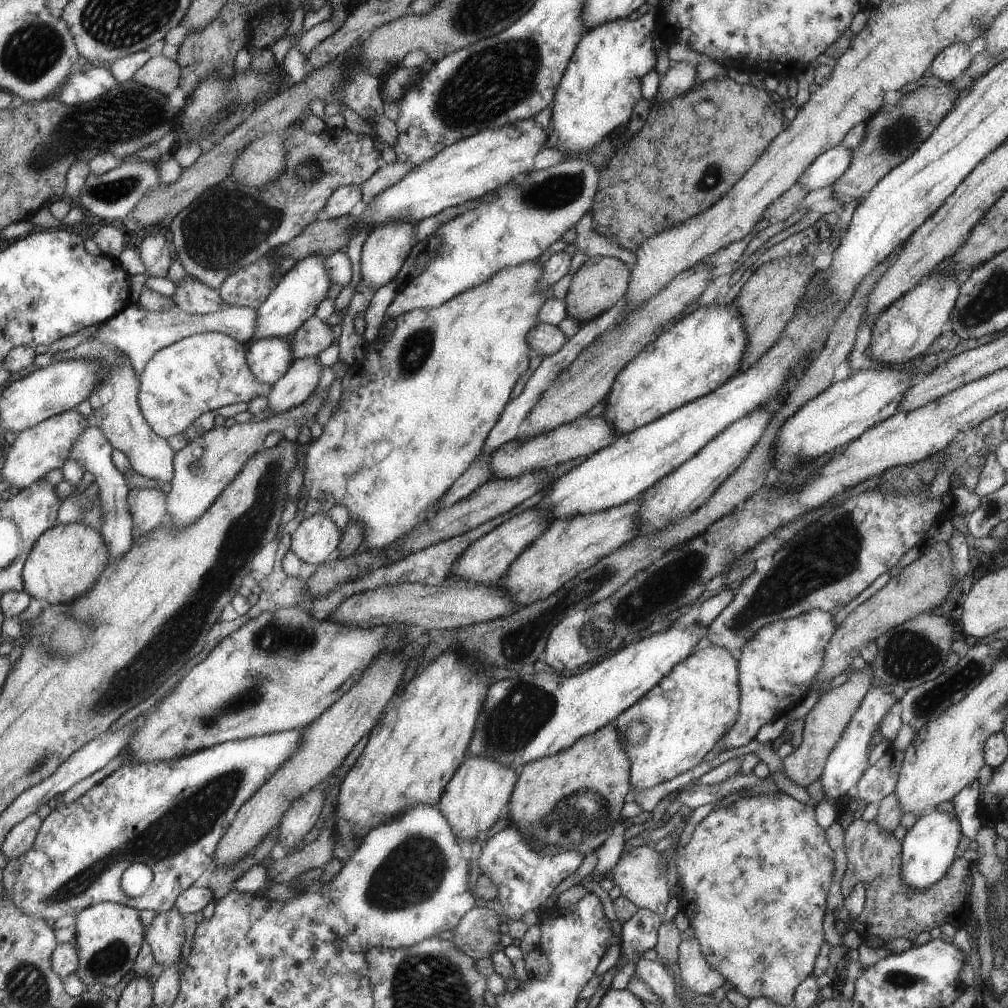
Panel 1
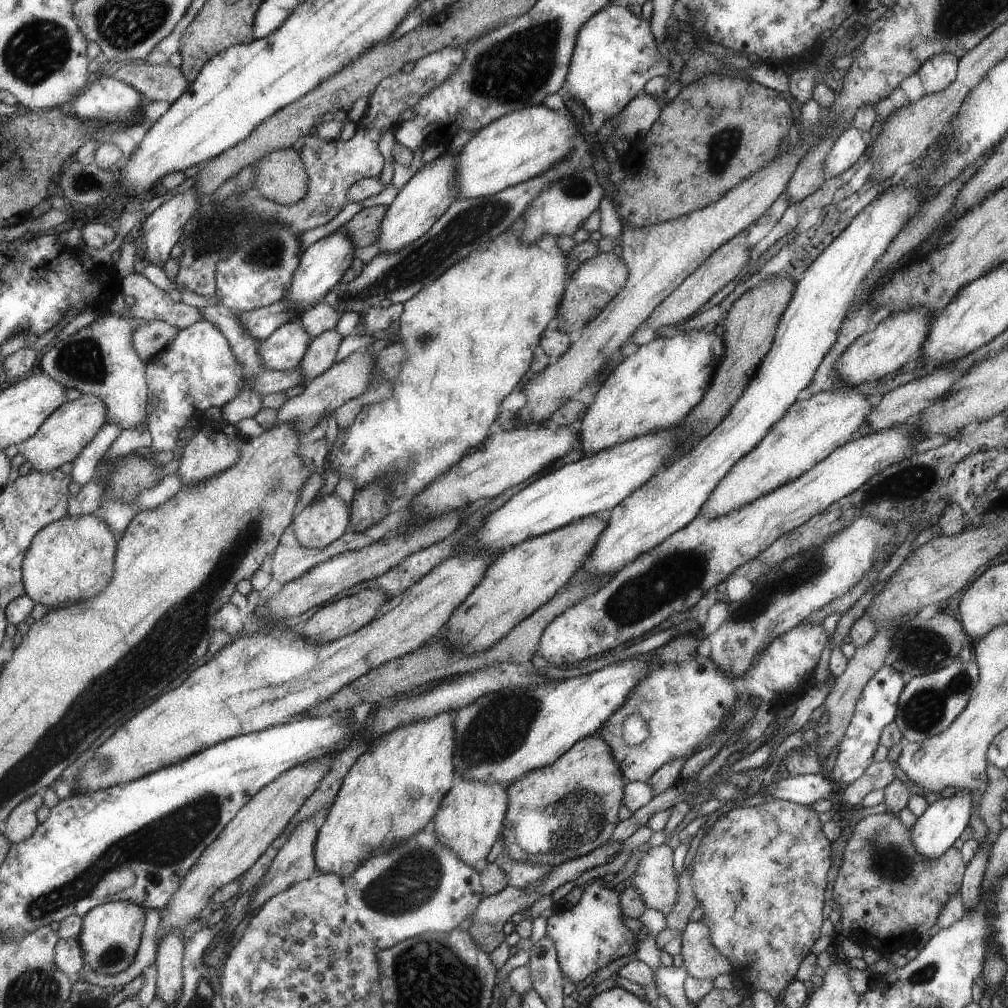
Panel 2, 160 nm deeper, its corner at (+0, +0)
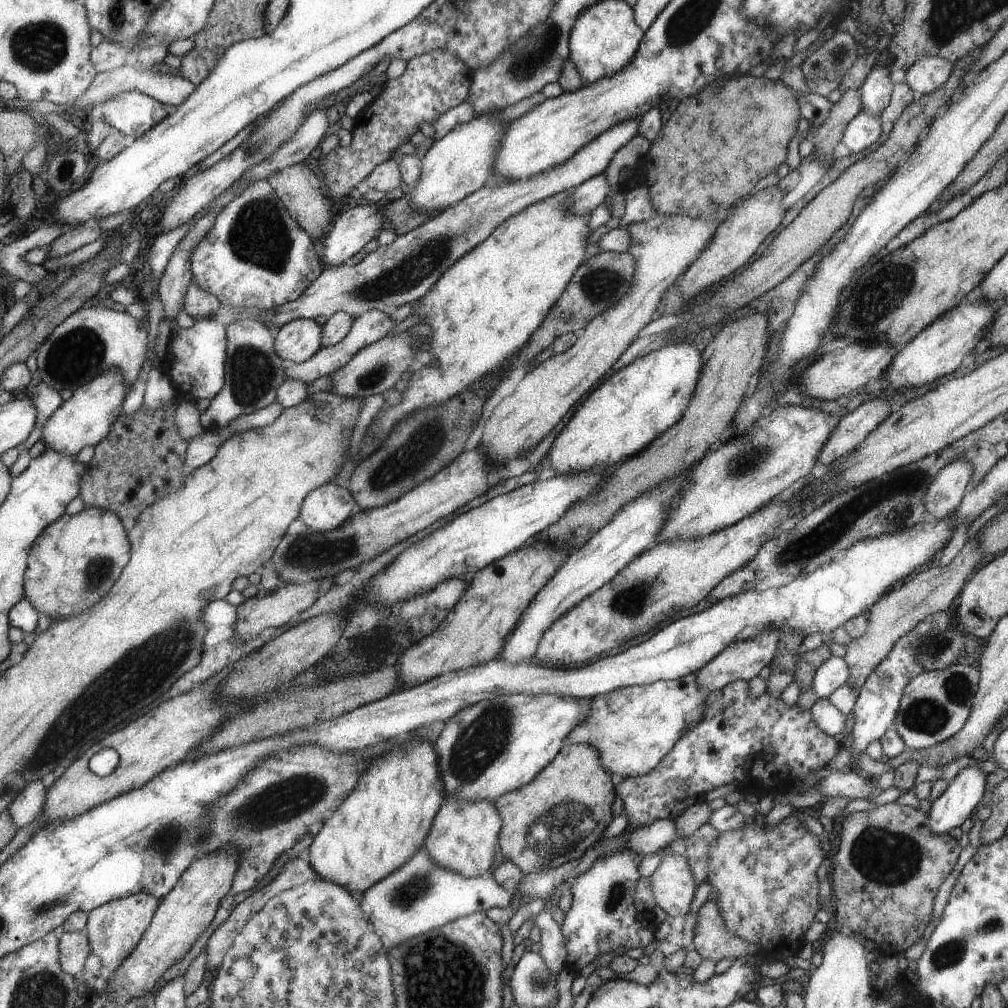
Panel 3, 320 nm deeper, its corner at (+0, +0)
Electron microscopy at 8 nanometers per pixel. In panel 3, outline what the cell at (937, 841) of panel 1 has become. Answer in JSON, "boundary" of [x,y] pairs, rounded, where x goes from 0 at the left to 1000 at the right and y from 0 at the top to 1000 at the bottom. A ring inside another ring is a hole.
{"boundary":[[[969,760],[951,764],[938,784],[924,797],[920,817],[928,827],[939,826],[952,819],[969,800],[977,780],[977,768]]]}

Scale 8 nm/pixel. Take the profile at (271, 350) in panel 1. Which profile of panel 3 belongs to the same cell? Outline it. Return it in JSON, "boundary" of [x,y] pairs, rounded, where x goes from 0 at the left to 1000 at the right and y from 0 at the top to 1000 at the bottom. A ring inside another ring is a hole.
{"boundary":[[[297,314],[276,325],[272,348],[283,361],[303,359],[319,343],[319,323],[313,316]]]}

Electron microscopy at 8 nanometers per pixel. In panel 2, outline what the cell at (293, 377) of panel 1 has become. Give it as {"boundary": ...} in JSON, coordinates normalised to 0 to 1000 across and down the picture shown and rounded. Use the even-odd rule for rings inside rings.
{"boundary":[[[331,325],[323,327],[309,336],[304,351],[295,363],[300,367],[302,373],[300,382],[305,381],[310,375],[317,372],[330,361],[332,348],[339,336]]]}

